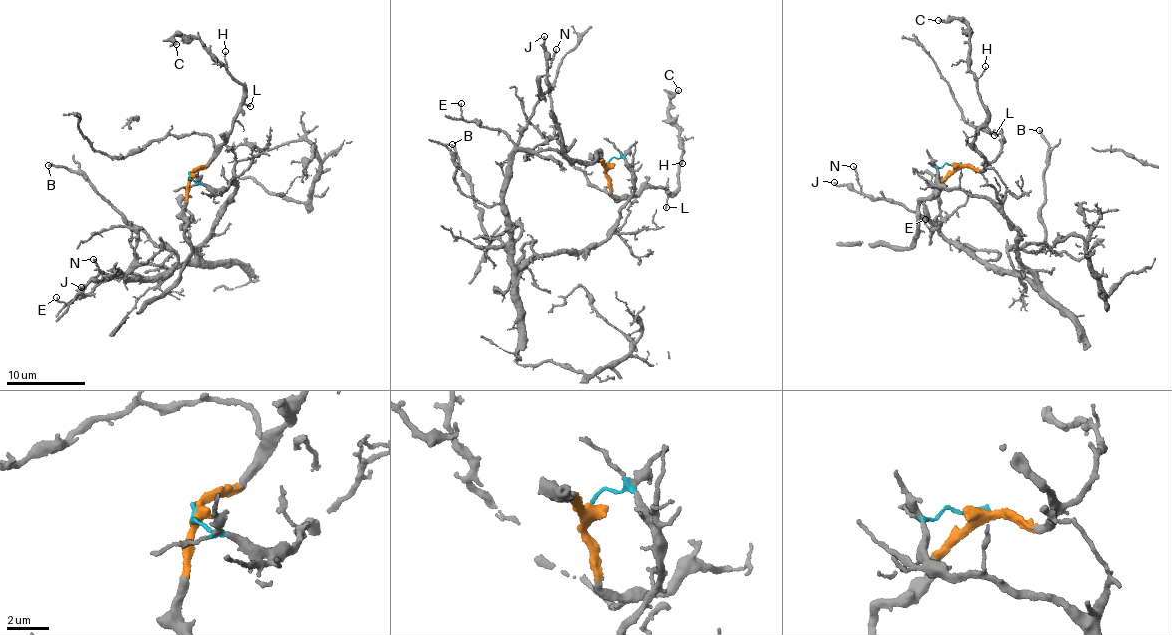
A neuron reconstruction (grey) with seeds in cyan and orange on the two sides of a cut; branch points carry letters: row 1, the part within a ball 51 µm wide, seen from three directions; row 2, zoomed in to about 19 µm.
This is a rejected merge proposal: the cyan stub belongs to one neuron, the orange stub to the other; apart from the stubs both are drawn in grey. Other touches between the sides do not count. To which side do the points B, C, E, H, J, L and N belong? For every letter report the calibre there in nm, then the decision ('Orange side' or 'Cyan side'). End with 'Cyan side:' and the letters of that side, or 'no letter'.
B: Thickness 200 nm. Cyan side
C: Thickness 180 nm. Orange side
E: Thickness 130 nm. Cyan side
H: Thickness 100 nm. Orange side
J: Thickness 150 nm. Cyan side
L: Thickness 150 nm. Orange side
N: Thickness 170 nm. Cyan side
Cyan side: B, E, J, N

